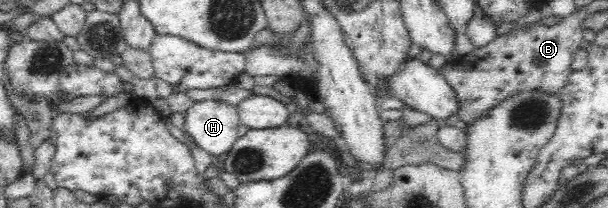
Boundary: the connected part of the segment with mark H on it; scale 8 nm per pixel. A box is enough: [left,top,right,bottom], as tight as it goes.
[184,99,239,156]

